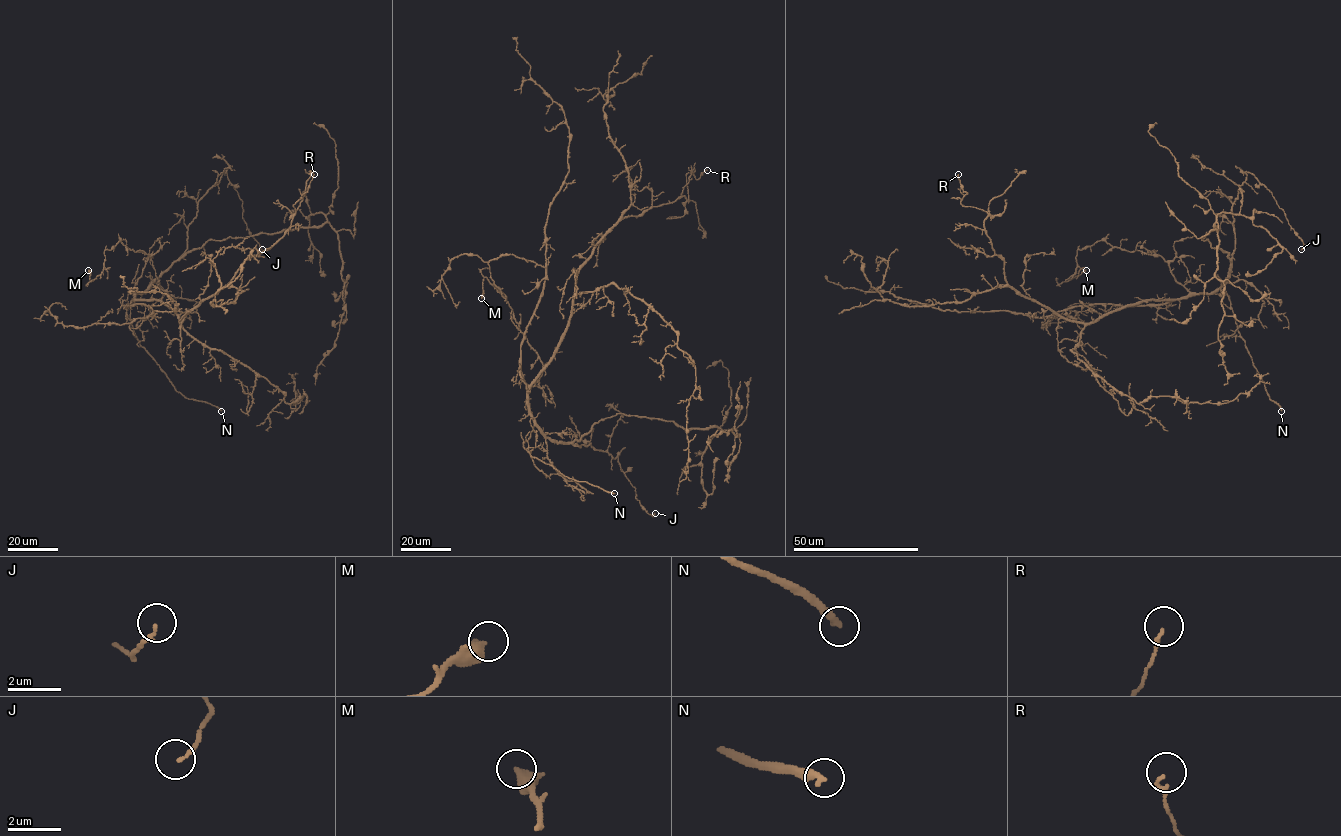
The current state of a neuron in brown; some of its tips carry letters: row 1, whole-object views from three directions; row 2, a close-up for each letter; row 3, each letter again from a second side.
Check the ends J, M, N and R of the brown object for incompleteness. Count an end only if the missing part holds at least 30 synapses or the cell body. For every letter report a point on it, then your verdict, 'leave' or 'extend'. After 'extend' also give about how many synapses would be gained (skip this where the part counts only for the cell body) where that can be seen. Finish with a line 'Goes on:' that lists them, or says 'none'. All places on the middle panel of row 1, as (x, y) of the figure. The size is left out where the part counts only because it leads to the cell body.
J: (655, 513) | leave
M: (481, 298) | leave
N: (614, 493) | extend
R: (707, 170) | leave
Goes on: N

